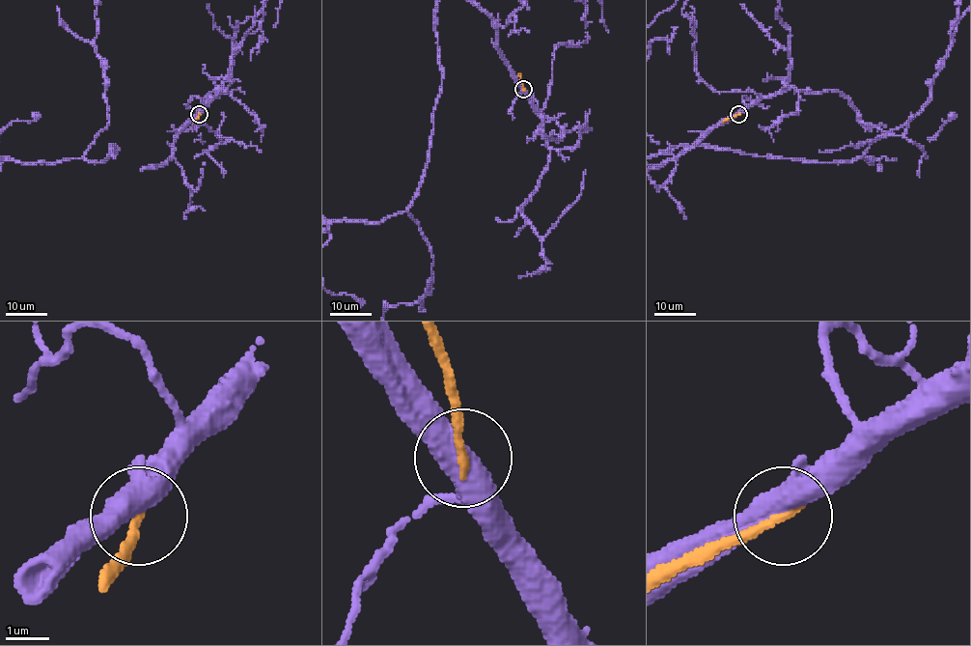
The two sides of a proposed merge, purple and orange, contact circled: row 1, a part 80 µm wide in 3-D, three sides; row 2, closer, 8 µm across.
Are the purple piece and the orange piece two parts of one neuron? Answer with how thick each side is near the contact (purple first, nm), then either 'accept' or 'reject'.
460 nm thick on the purple side, 200 nm on the other; reject

